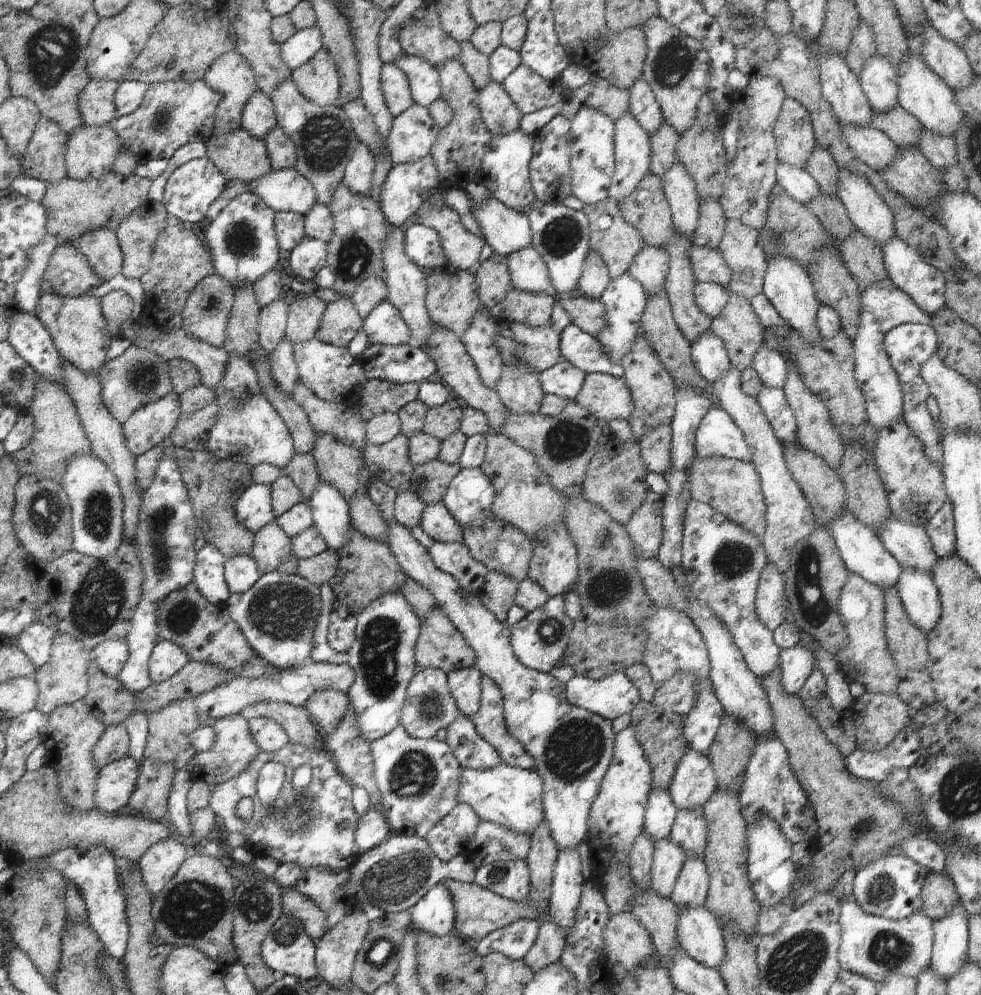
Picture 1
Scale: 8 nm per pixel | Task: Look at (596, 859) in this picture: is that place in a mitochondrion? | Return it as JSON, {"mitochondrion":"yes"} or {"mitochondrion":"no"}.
{"mitochondrion":"no"}

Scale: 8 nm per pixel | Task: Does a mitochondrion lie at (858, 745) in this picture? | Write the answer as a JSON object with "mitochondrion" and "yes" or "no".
{"mitochondrion":"no"}

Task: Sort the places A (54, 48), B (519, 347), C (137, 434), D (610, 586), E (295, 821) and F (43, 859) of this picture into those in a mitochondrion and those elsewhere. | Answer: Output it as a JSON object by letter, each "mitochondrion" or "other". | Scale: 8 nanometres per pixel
{"A":"mitochondrion","B":"mitochondrion","C":"other","D":"mitochondrion","E":"mitochondrion","F":"other"}

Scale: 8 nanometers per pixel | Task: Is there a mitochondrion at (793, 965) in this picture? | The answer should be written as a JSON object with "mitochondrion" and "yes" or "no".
{"mitochondrion":"yes"}

